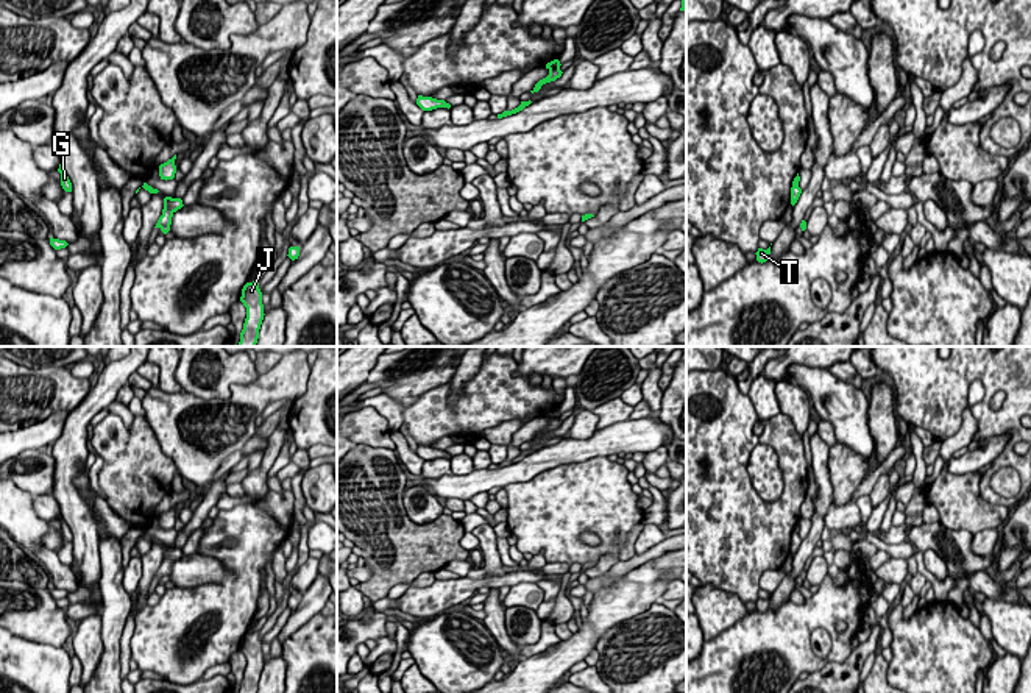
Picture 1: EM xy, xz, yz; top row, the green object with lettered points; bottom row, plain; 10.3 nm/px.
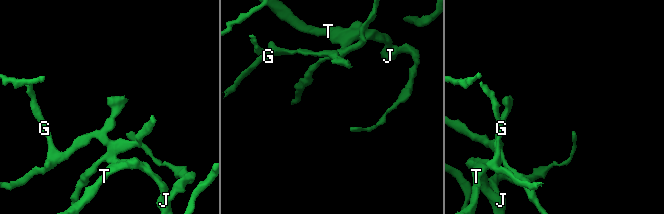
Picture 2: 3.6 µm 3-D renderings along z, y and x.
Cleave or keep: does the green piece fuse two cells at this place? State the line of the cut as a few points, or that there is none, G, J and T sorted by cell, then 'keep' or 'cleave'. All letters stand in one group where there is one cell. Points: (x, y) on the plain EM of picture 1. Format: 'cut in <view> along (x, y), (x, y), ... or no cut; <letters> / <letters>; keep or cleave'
cut in yz along (805, 573), (802, 579); G / J T; cleave

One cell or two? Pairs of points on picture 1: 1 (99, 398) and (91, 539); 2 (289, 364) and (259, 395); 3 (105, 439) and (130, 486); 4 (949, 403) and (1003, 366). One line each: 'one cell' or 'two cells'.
1: one cell
2: one cell
3: two cells
4: one cell

